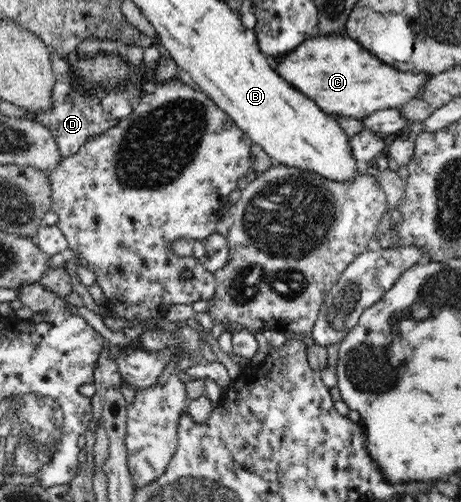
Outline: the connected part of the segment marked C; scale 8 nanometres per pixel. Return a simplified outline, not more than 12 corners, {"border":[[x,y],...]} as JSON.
{"border":[[316,34],[273,63],[324,112],[363,120],[418,98],[345,34]]}

